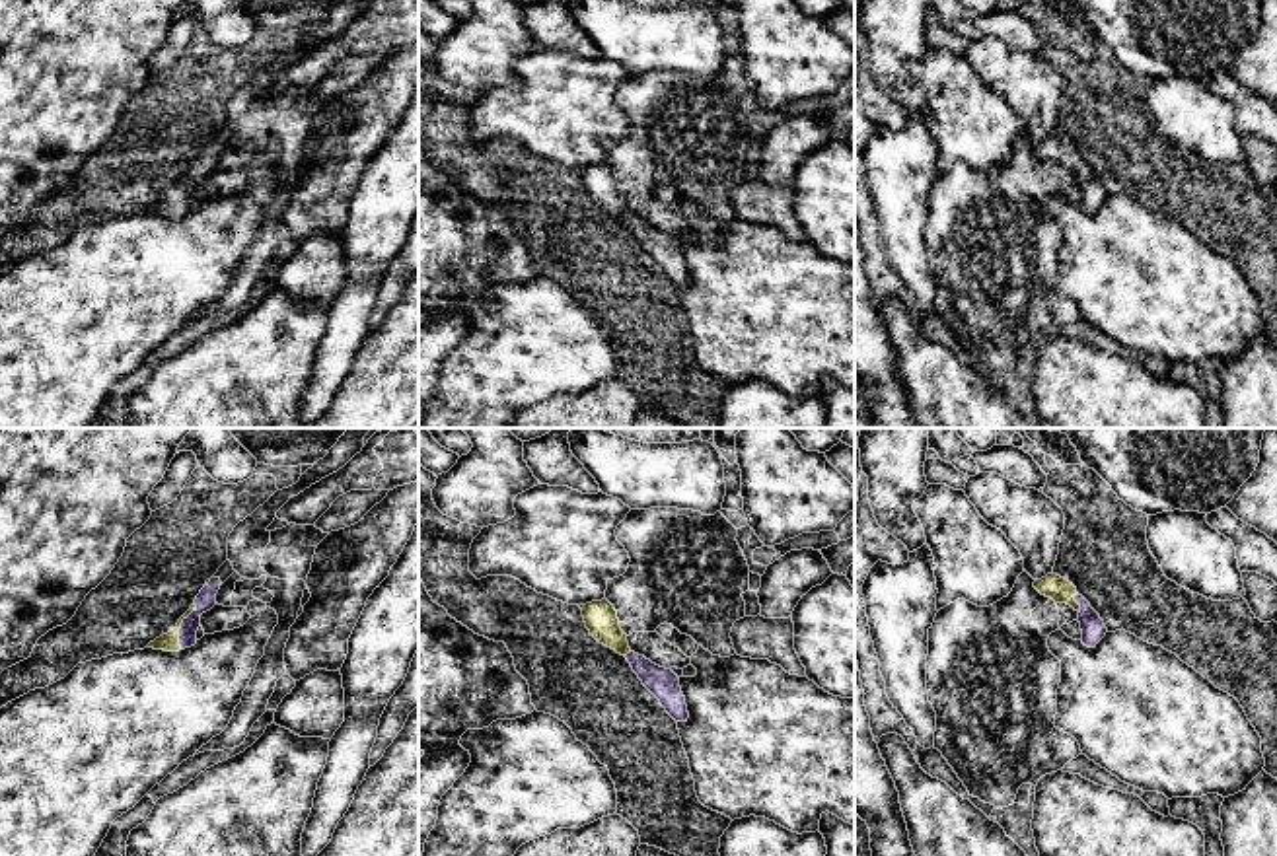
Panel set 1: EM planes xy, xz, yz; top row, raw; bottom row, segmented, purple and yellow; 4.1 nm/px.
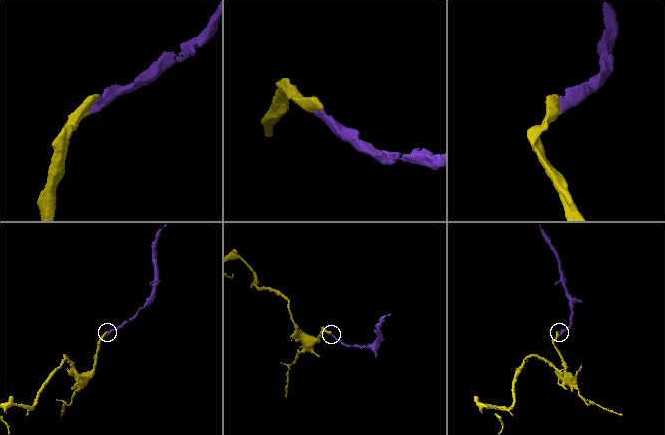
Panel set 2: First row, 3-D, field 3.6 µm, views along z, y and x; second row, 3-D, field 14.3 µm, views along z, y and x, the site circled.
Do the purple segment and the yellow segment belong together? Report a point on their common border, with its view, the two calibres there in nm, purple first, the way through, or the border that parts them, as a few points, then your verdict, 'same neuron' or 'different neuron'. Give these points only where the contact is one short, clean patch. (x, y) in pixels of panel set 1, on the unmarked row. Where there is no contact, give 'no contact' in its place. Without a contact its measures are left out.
contact xy (182, 191); calibres 80 and 80 nm; way xy (207, 162), (182, 191), (168, 207); same neuron

